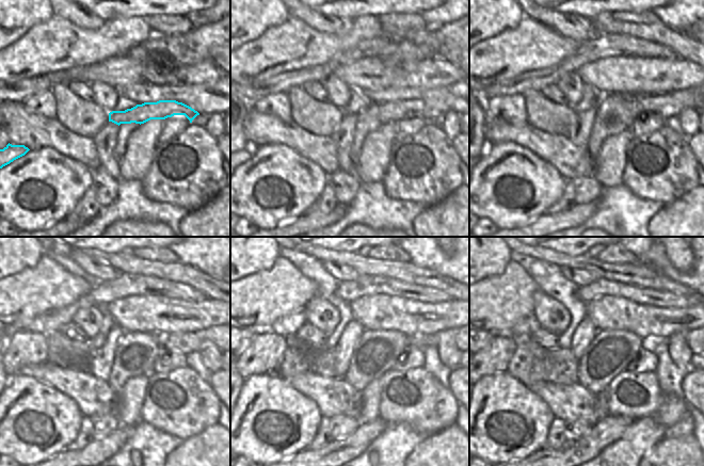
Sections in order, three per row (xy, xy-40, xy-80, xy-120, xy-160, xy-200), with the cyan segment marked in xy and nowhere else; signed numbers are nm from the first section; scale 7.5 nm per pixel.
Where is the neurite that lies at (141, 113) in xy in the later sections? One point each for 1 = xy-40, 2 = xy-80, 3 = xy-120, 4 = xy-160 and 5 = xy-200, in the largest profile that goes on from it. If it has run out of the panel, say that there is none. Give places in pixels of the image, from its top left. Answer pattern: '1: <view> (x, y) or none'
1: xy-40 (398, 110)
2: xy-80 (670, 105)
3: xy-120 (187, 342)
4: xy-160 (421, 341)
5: xy-200 (686, 334)

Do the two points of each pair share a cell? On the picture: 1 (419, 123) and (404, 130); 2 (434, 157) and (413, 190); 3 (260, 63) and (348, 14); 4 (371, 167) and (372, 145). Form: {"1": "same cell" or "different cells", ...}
{"1": "same cell", "2": "same cell", "3": "different cells", "4": "same cell"}

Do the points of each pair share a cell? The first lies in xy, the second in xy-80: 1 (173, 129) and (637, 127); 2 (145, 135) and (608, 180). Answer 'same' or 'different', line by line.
1: same
2: same

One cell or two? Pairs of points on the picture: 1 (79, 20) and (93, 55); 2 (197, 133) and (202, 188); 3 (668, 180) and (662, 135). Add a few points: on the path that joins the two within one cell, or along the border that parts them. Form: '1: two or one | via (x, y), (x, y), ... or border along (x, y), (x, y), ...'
1: two | border along (60, 16), (84, 29), (98, 29), (107, 21)
2: one | via (197, 147), (200, 174)
3: one | via (668, 170), (670, 158), (668, 150), (664, 146)

